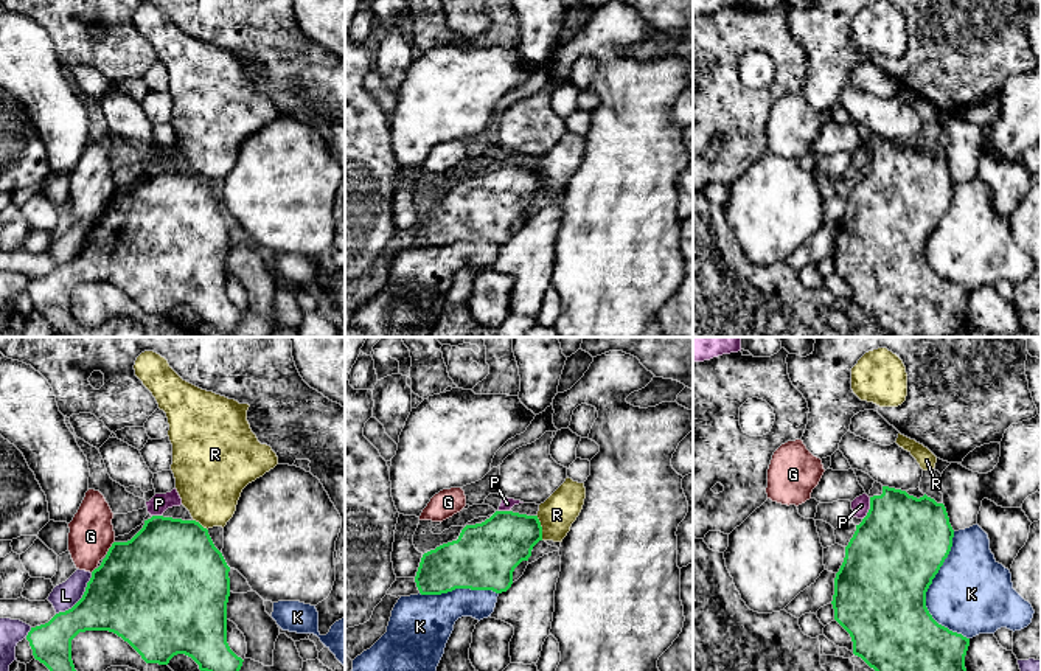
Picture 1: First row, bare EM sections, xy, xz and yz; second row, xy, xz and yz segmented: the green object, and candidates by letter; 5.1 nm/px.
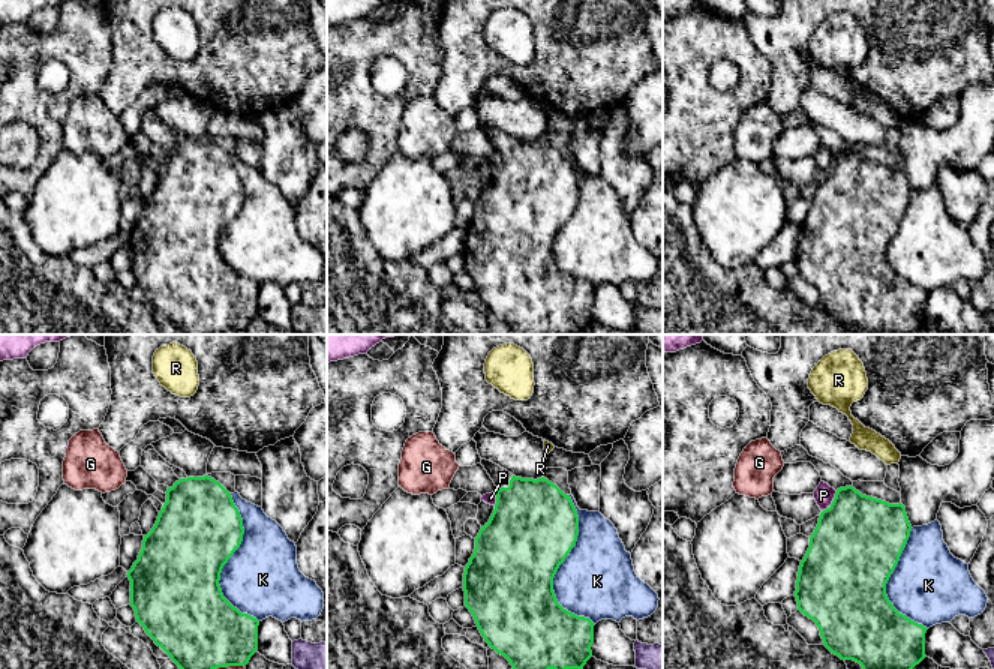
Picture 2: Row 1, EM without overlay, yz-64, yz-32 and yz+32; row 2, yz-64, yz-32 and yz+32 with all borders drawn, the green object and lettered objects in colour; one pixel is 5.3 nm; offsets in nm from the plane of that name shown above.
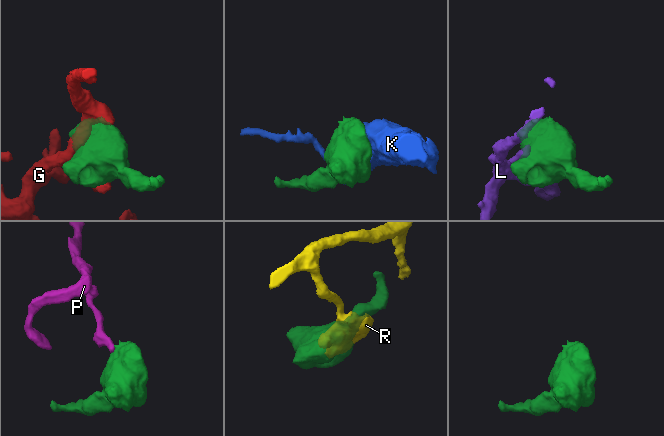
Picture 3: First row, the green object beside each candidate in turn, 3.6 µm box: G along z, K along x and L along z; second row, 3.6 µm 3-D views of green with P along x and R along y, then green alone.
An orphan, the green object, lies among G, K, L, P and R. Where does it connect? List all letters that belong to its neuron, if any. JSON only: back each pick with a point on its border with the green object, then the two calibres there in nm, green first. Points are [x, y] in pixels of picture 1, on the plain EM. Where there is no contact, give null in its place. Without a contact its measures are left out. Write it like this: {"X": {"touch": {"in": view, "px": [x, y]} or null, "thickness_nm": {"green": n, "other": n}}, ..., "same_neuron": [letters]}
{"same_neuron": []}

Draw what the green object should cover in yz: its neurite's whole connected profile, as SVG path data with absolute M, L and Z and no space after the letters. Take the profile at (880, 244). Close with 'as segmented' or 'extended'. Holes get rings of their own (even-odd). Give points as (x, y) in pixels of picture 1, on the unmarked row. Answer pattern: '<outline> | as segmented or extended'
M875 134L870 162L845 199L844 214L834 230L834 272L850 286L853 306L861 309L889 337L954 337L966 326L970 290L938 276L926 259L926 244L948 210L954 182L943 155L926 146L920 151Z | extended

